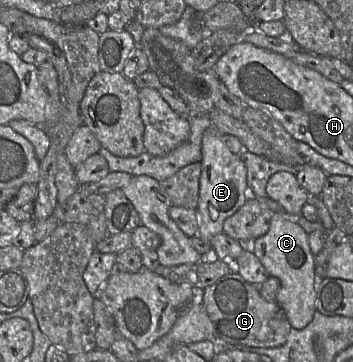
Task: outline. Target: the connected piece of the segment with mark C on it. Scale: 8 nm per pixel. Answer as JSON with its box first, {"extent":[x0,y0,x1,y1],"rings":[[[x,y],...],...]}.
{"extent":[251,212,317,329],"rings":[[[274,212],[268,232],[251,243],[251,250],[267,273],[280,281],[276,302],[282,308],[292,328],[303,329],[313,319],[316,307],[317,275],[315,256],[312,254],[308,234],[295,218],[283,212]]]}

